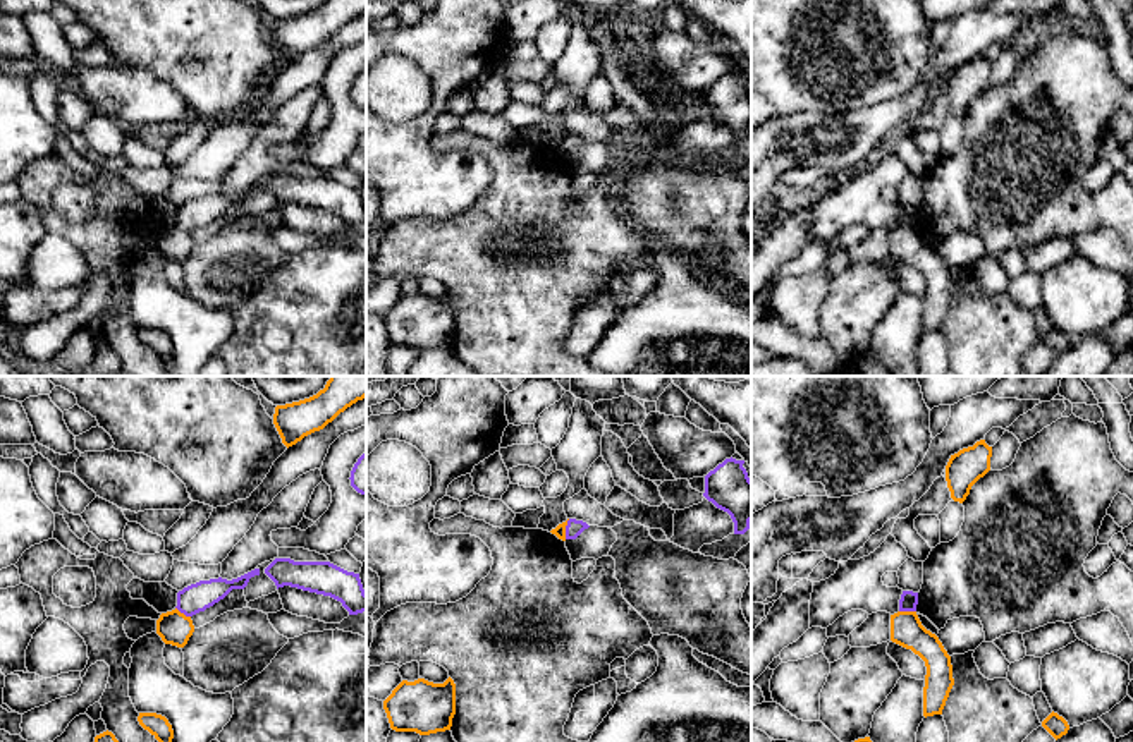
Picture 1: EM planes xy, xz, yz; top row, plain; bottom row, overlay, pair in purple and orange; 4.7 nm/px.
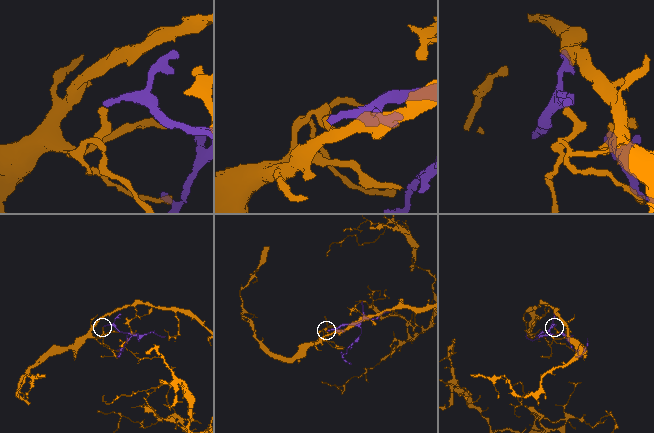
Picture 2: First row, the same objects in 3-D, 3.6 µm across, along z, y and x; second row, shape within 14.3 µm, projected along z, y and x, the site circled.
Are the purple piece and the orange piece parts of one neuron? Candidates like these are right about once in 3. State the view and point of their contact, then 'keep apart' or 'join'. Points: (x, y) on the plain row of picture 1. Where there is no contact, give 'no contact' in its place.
xz (566, 145) | keep apart

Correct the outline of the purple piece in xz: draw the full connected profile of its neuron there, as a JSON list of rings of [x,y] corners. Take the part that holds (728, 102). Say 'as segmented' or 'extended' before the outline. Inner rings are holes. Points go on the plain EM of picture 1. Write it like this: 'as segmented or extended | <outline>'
as segmented | [[[731,72],[705,91],[703,112],[731,131],[734,149],[751,144],[751,94],[743,79]]]

